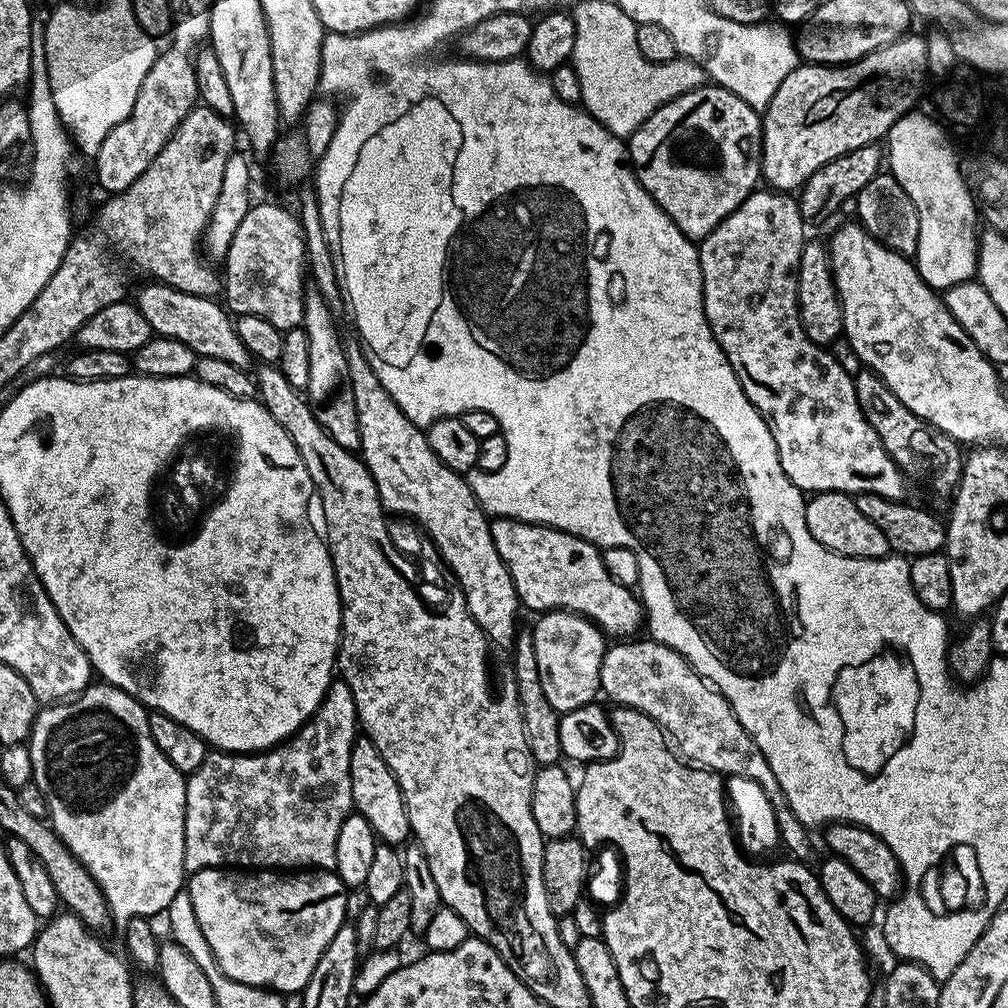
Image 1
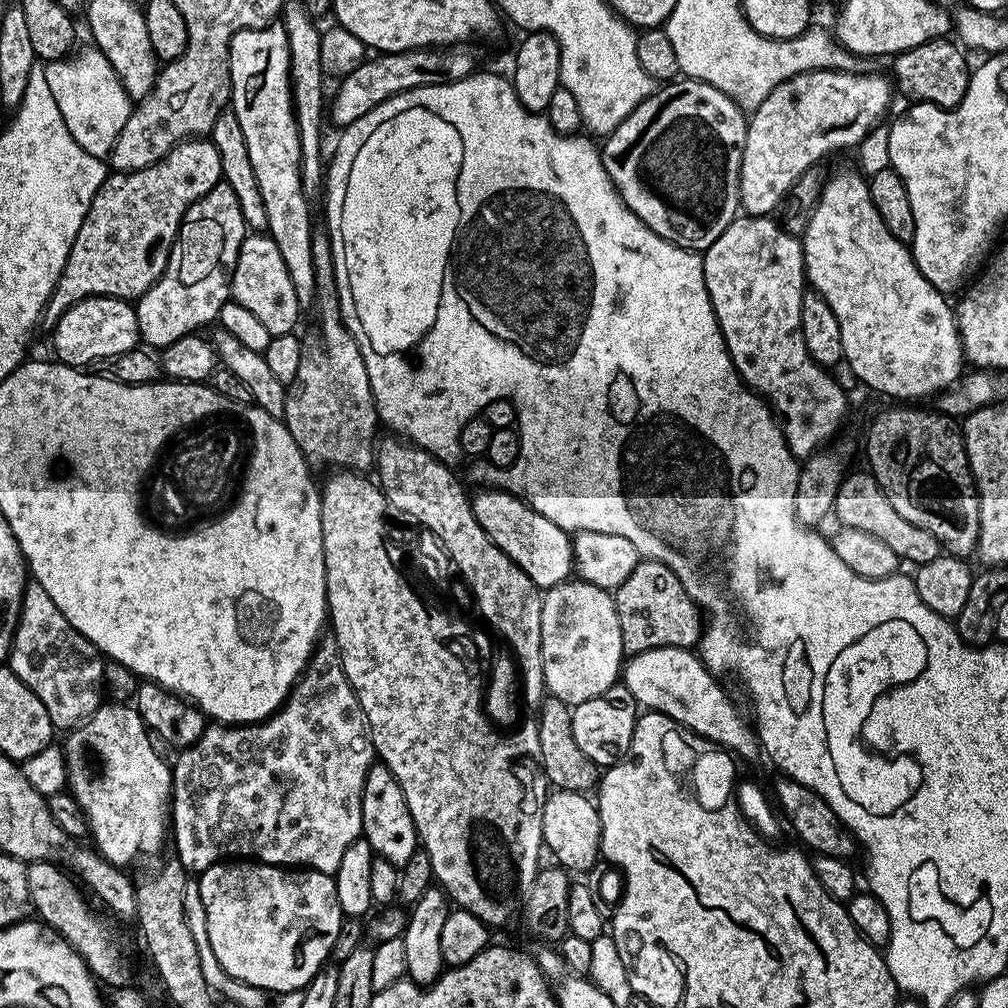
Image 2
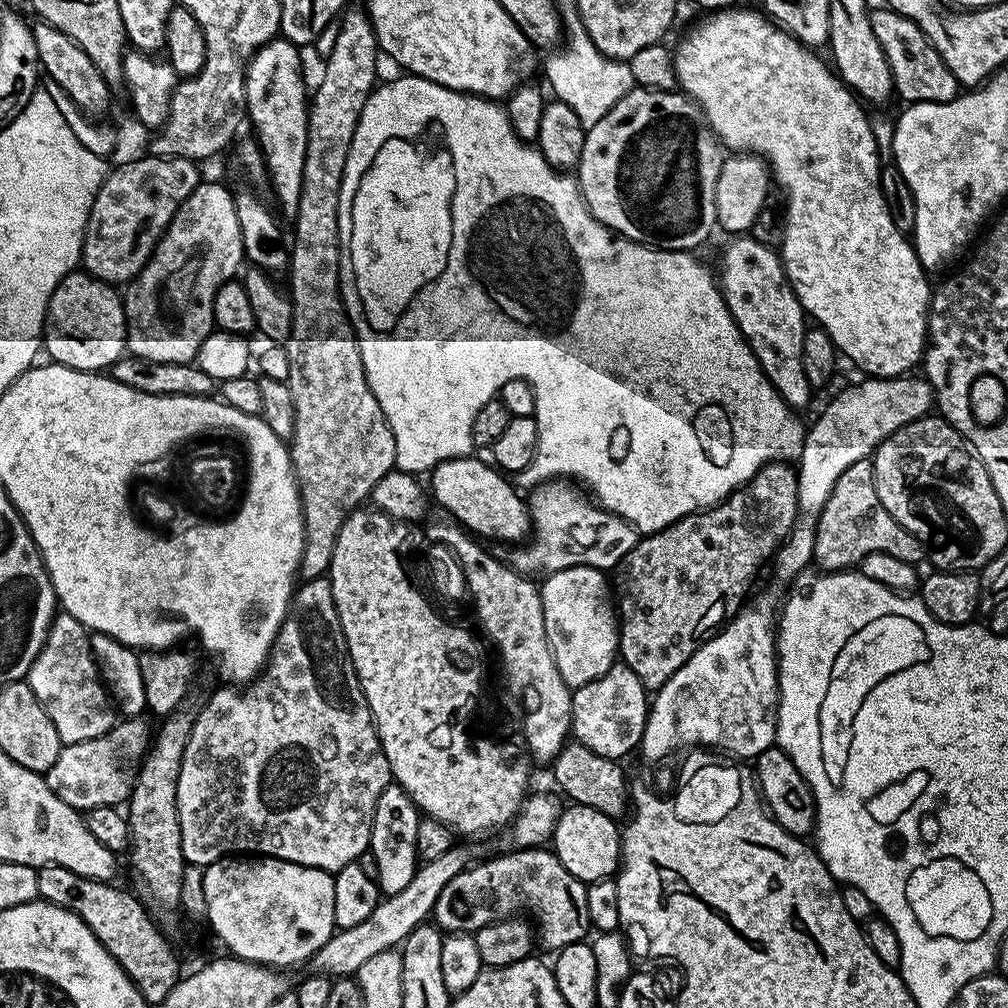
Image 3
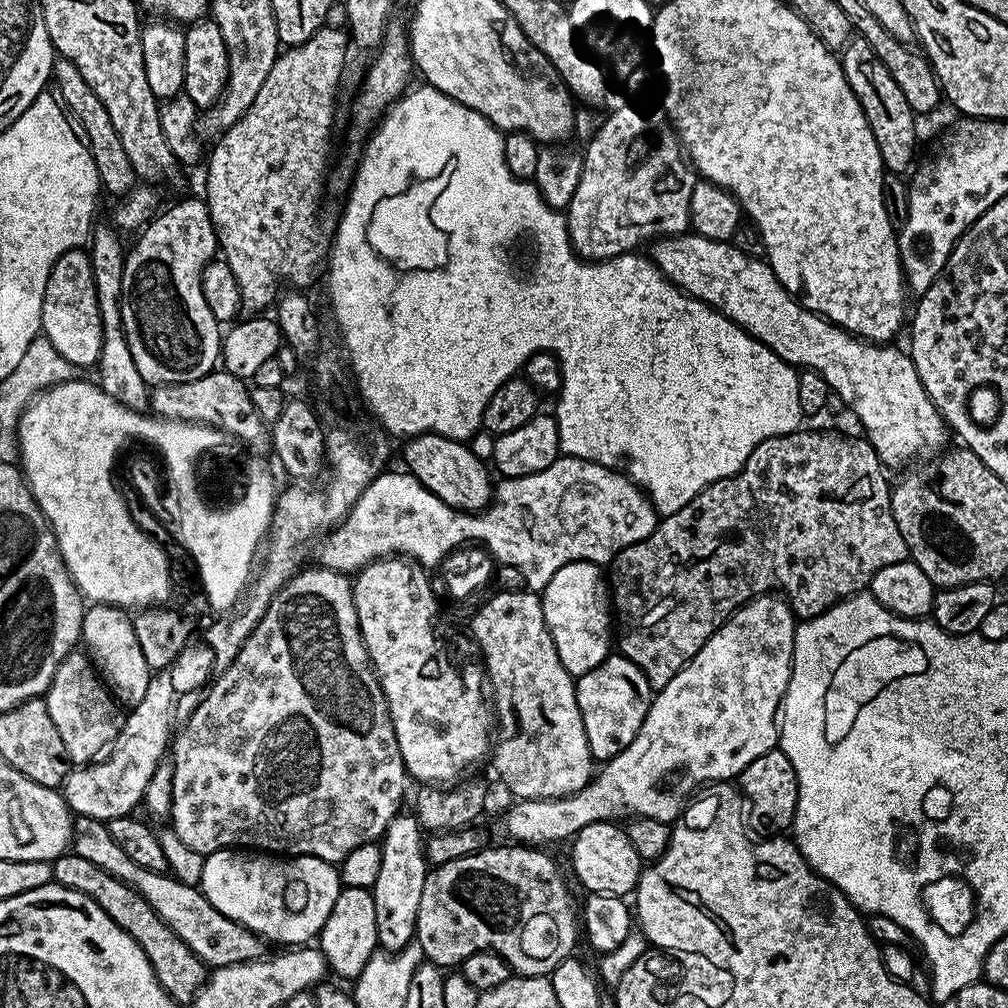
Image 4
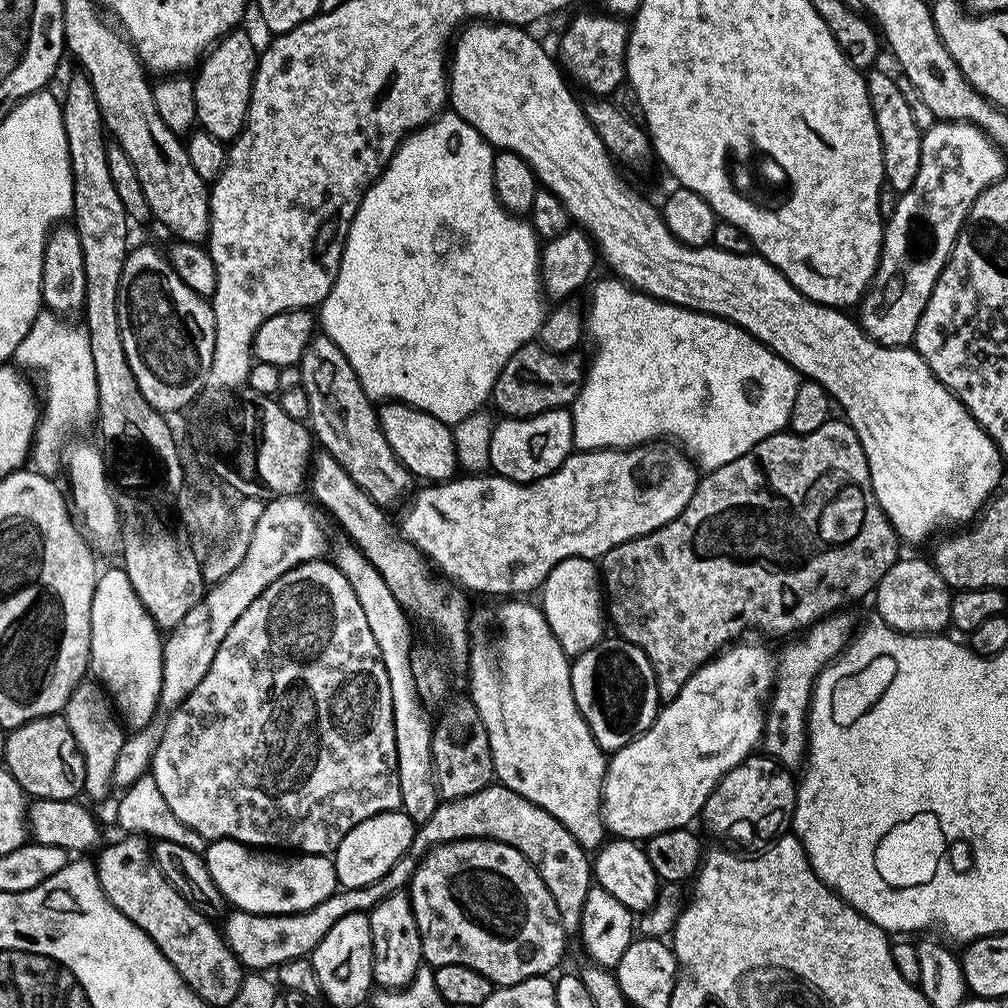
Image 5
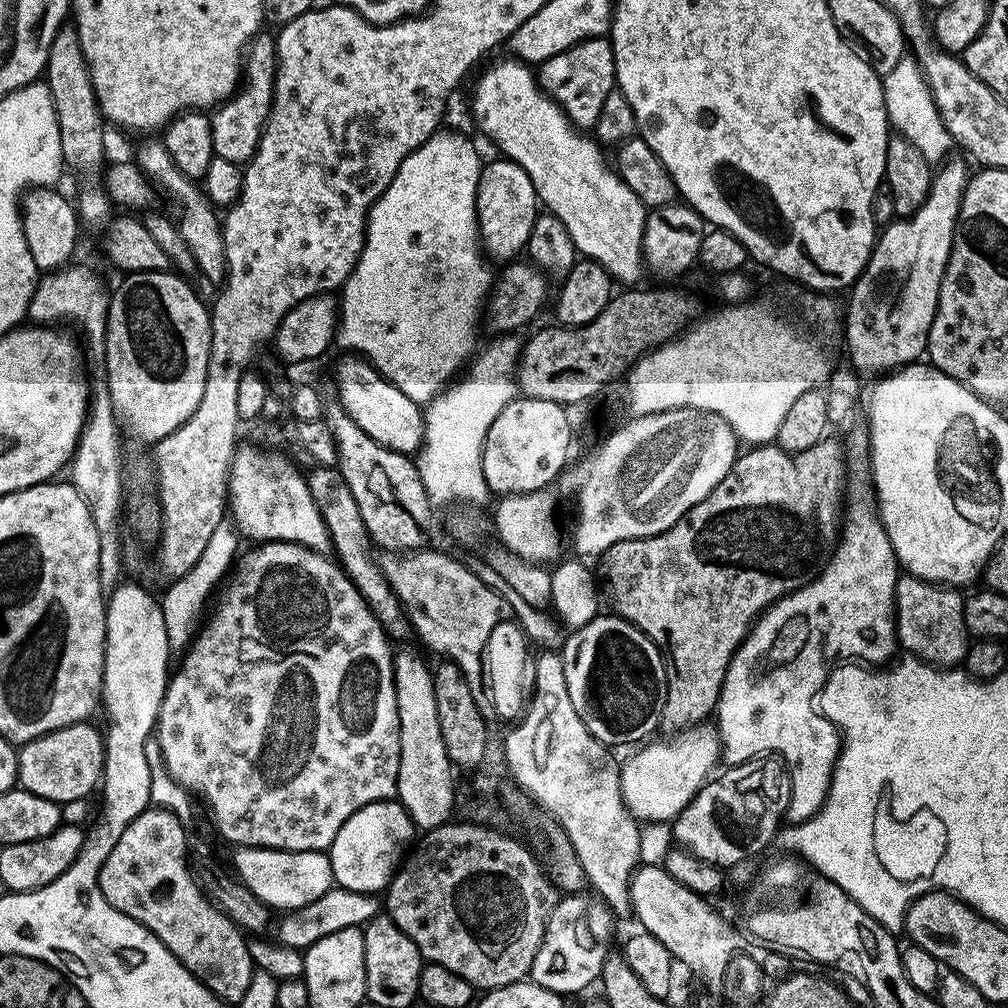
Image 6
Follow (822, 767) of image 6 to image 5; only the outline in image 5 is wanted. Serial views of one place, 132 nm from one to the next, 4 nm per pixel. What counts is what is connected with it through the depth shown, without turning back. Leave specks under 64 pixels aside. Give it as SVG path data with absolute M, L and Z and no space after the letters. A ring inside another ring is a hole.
M841 610L825 616L799 638L793 639L793 644L784 653L779 653L776 682L772 685L766 705L762 748L767 755L785 766L793 766L792 764L799 760L801 763L805 759L808 747L808 705L812 703L812 687L816 685L820 671L848 647L848 642L854 635L850 613L851 611Z

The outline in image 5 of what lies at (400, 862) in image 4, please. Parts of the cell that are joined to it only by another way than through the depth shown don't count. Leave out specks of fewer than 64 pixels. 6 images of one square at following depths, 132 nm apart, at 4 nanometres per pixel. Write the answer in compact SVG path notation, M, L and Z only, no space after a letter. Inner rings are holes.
M407 891L395 892L388 898L382 898L378 906L368 913L370 922L370 938L372 939L372 979L381 989L403 989L415 978L417 970L422 965L422 938L418 934L418 922L414 918L412 903Z

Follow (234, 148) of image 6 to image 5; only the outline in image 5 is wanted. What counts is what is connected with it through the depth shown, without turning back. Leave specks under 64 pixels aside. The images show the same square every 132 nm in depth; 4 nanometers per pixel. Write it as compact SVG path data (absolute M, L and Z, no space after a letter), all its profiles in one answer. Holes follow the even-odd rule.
M240 31L227 32L221 40L216 41L211 51L201 59L192 81L197 125L225 142L235 140L244 128L258 59L255 42Z

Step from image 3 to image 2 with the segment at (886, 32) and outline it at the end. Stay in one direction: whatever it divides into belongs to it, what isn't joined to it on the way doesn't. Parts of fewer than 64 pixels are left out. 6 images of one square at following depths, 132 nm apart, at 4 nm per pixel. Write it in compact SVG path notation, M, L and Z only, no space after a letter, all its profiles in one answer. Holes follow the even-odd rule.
M940 37L897 55L892 62L892 78L899 95L901 92L911 103L932 103L940 108L956 108L969 88L971 67L964 56L965 51L953 44L949 39Z

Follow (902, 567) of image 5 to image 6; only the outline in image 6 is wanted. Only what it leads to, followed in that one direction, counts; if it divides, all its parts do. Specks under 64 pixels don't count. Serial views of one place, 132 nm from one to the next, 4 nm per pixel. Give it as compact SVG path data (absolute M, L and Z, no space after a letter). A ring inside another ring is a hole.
M901 575L896 582L896 638L901 649L913 657L937 666L956 666L968 652L963 595L943 584L932 584L917 576Z

